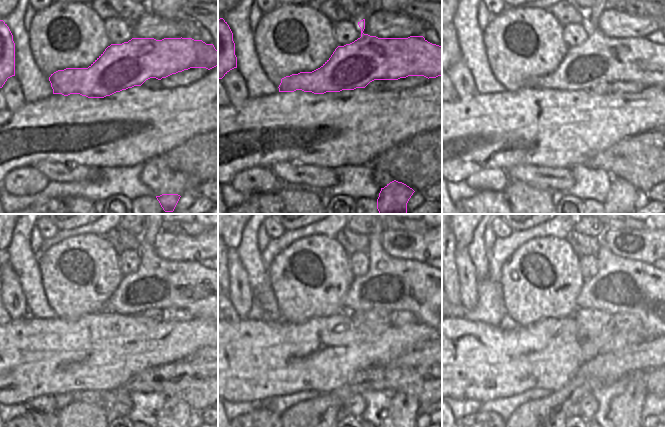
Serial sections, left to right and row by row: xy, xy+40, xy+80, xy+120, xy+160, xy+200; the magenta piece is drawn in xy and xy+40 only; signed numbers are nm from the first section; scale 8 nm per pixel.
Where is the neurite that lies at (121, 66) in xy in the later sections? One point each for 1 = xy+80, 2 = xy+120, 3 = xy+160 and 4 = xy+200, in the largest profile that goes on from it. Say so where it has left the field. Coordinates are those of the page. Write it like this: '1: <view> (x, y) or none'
1: xy+80 (600, 58)
2: xy+120 (158, 283)
3: xy+160 (390, 283)
4: xy+200 (620, 285)

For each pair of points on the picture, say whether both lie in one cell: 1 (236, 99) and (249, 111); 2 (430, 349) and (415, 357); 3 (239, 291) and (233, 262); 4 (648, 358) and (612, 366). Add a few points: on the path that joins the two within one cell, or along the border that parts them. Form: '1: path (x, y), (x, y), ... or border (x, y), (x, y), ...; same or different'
1: border (248, 97), (239, 105), (230, 104); different
2: path (426, 353), (419, 357); same
3: path (237, 284), (236, 269); same
4: path (639, 358), (633, 358), (621, 363); same

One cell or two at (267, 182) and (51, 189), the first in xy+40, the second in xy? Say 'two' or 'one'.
two

